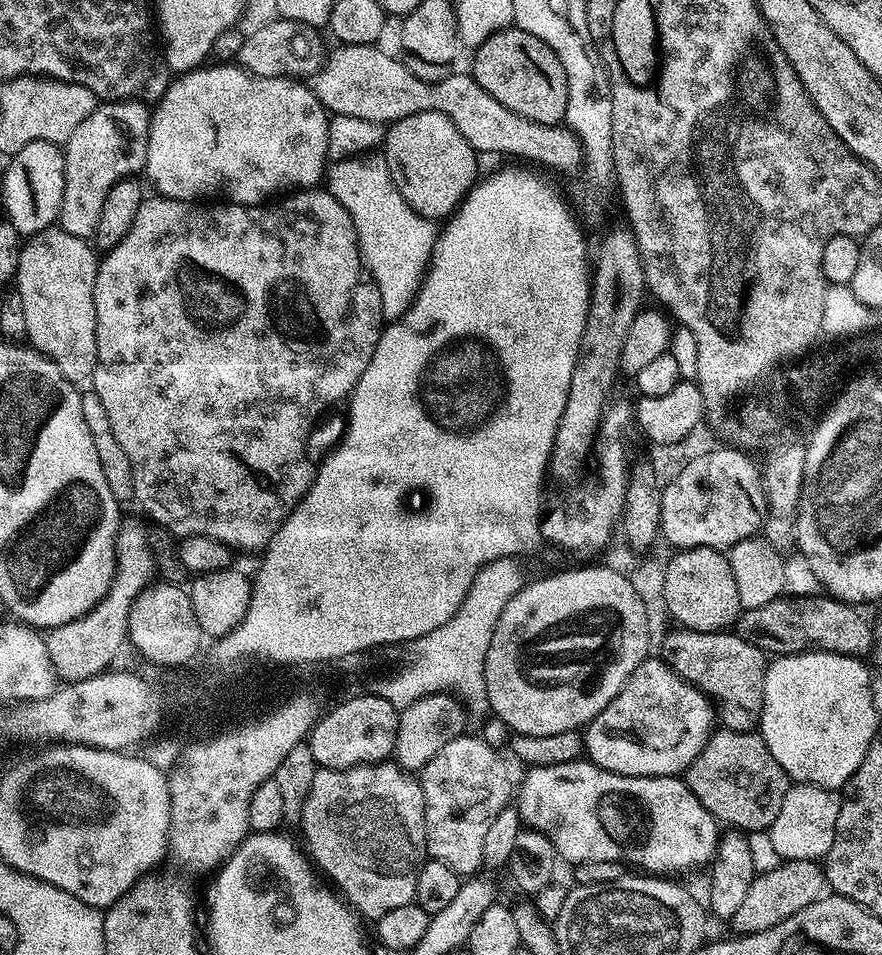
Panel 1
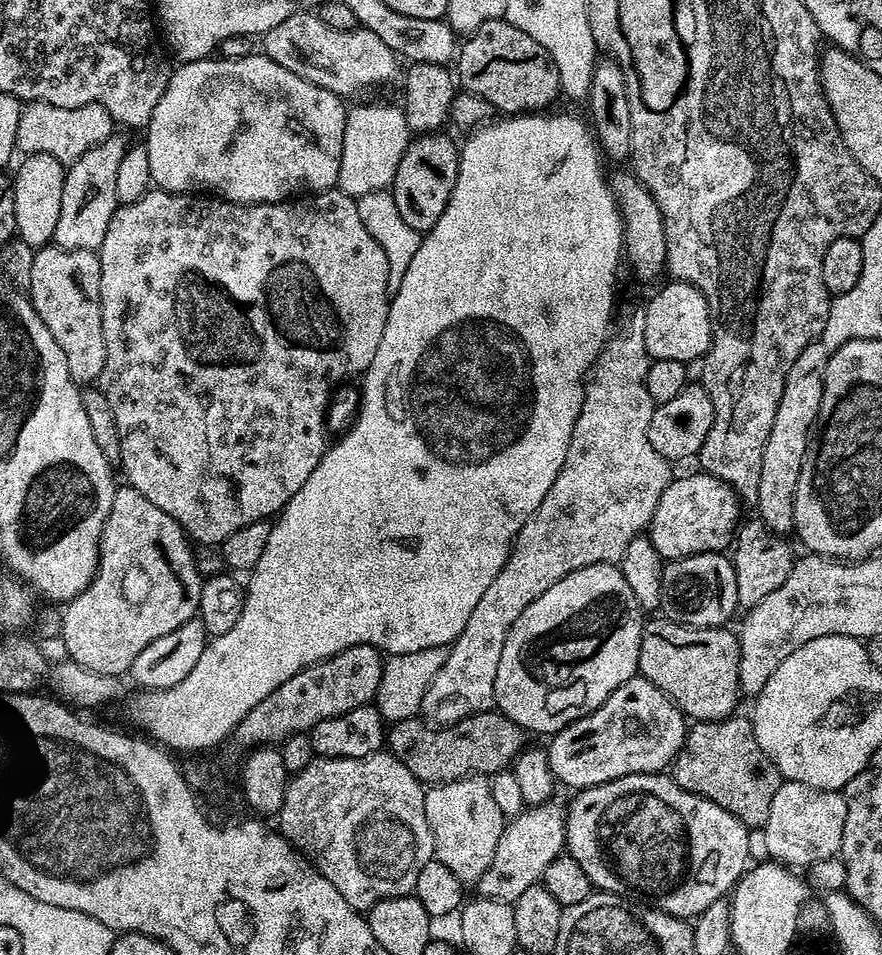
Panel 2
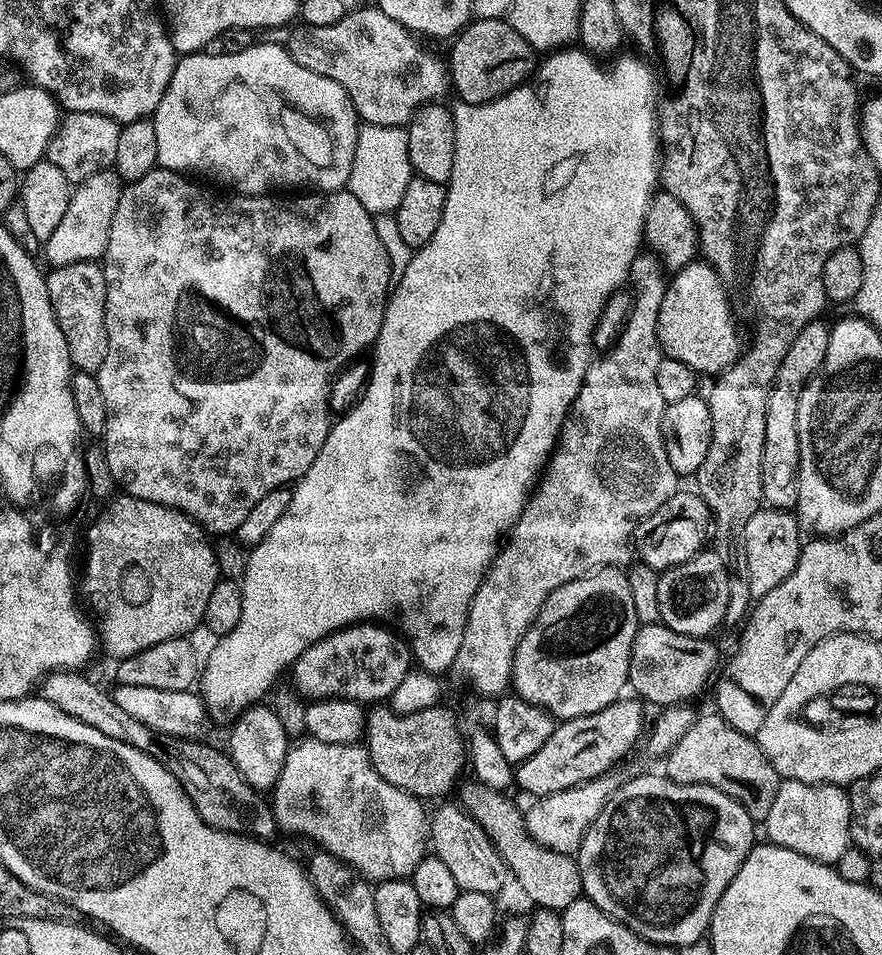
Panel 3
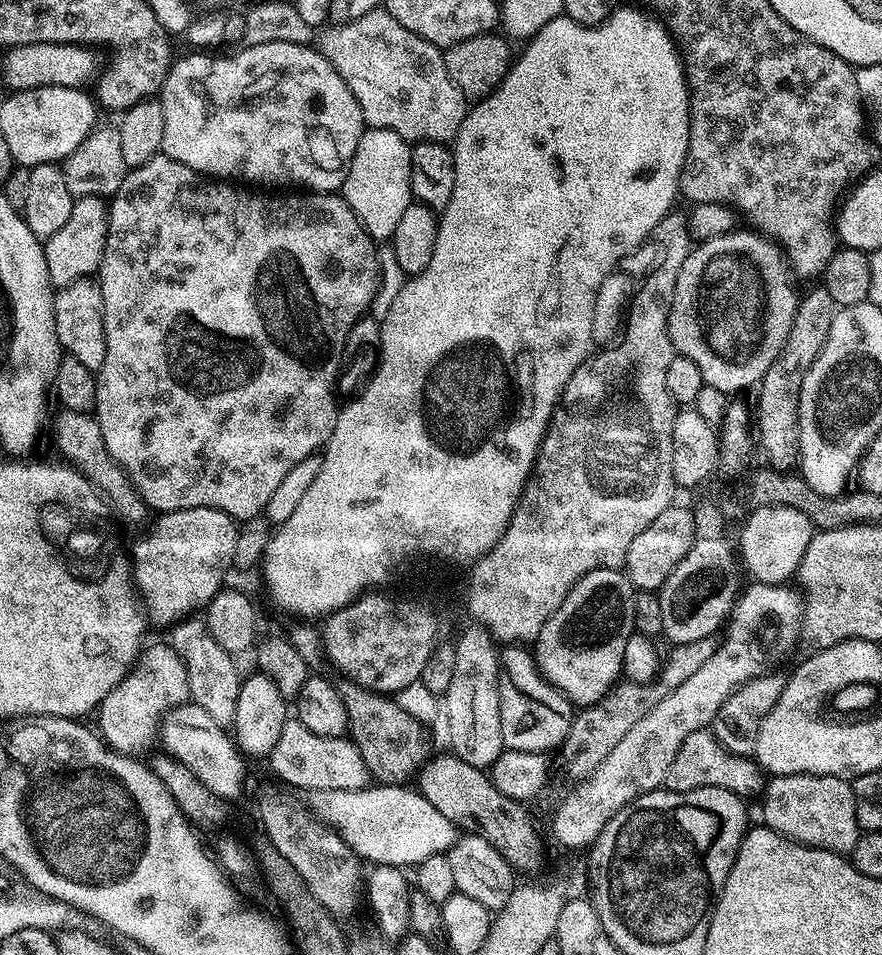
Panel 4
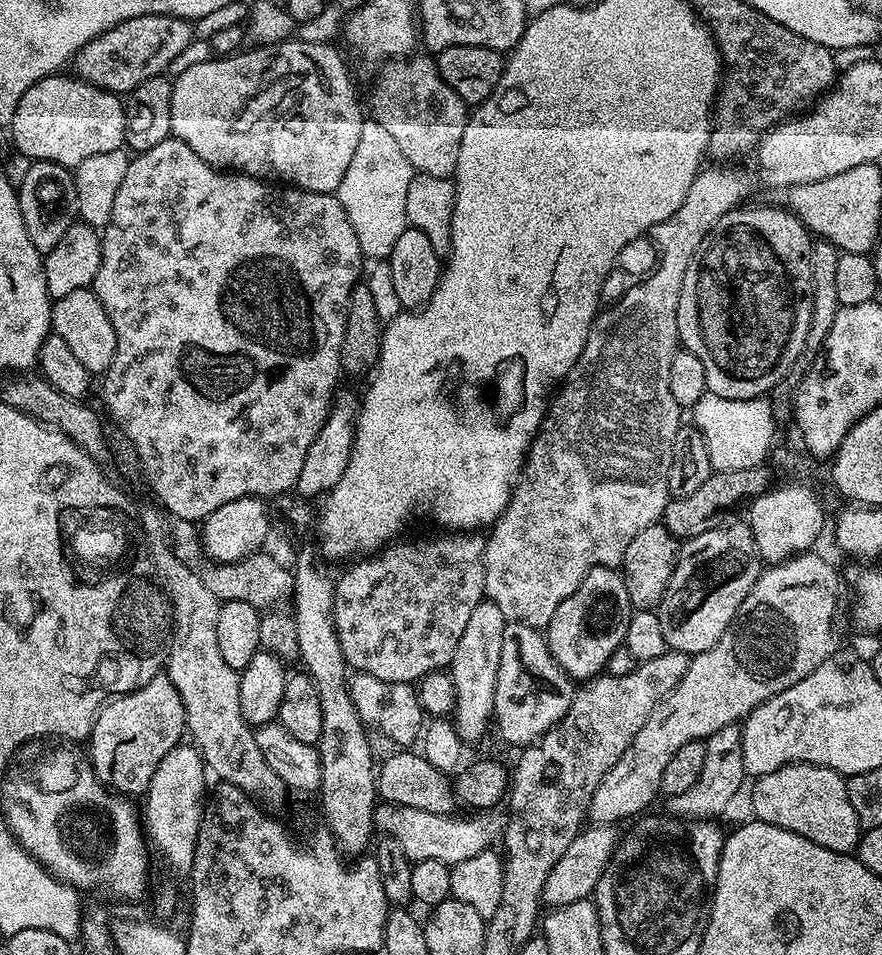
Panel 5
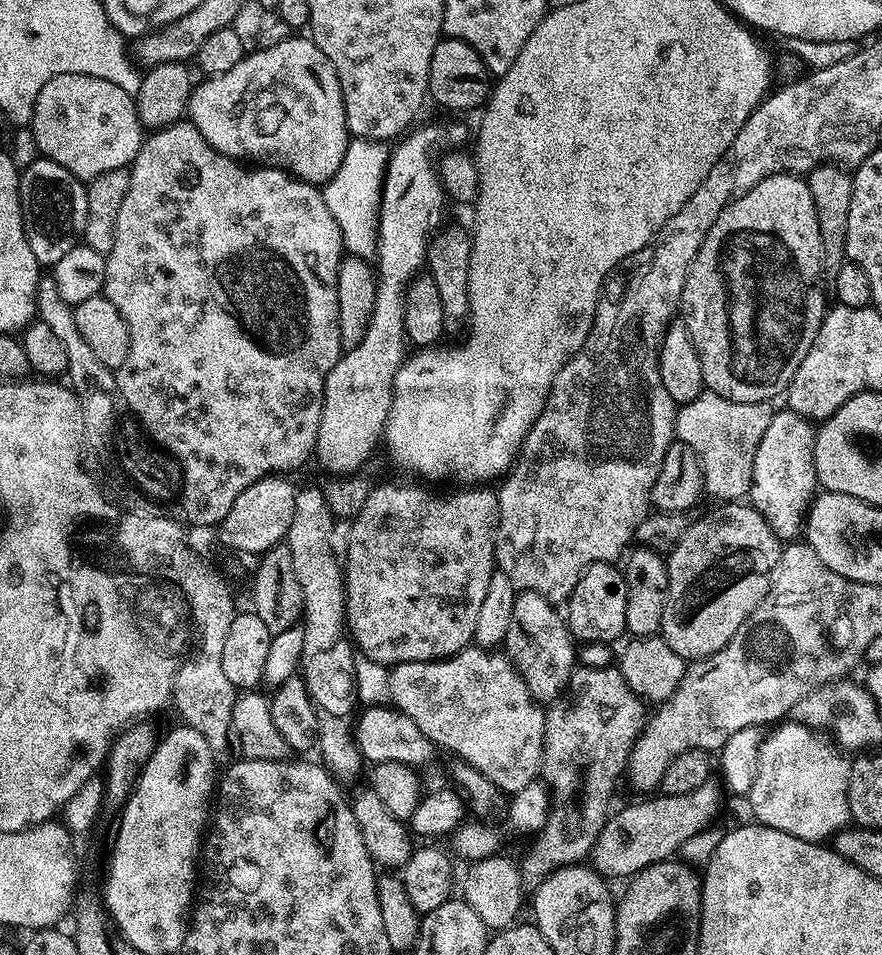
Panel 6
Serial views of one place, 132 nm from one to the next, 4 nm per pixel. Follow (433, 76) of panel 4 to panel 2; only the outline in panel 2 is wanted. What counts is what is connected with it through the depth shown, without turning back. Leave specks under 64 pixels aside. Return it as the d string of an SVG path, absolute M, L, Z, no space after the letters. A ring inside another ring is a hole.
M293 11L284 22L262 36L263 55L278 62L278 66L286 66L290 74L298 74L298 78L306 78L306 82L314 82L314 86L322 86L322 90L330 90L341 98L356 96L367 88L388 84L395 78L398 57L378 35L361 26L334 30L326 26L319 15L301 11Z

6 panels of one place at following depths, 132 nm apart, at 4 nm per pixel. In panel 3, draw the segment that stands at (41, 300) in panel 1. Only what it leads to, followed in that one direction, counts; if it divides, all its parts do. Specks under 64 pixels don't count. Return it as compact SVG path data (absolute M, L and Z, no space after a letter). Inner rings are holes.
M87 260L53 267L47 273L44 286L48 292L52 313L66 338L73 365L81 372L95 373L106 362L108 339L104 325L106 278L99 263Z

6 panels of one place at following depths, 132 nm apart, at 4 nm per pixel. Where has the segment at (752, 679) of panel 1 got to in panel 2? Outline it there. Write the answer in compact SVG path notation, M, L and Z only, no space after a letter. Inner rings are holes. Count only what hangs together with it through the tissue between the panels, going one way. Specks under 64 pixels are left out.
M667 618L649 619L642 630L640 643L639 675L645 676L658 690L662 690L693 721L726 720L737 711L736 703L742 700L740 691L740 642L731 627L692 628L688 624L675 624Z

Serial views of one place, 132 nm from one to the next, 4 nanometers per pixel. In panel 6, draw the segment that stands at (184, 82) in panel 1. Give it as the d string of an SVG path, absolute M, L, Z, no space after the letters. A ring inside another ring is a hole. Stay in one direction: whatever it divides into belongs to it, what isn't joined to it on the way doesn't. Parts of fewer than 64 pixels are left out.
M300 34L289 36L292 36L289 40L280 40L277 44L270 45L269 48L264 46L259 50L249 51L240 59L238 66L234 66L231 70L226 70L226 74L201 79L201 84L199 81L193 87L192 98L188 101L188 112L190 113L191 123L195 124L202 134L202 138L206 138L206 142L210 142L210 146L214 146L214 150L218 150L223 156L231 156L237 162L251 162L256 166L279 168L298 180L307 180L309 184L324 186L342 166L343 156L347 152L350 141L350 133L346 126L344 103L342 102L342 90L340 89L334 66L326 58L326 54L322 54L322 50L318 50L316 43L310 38L304 37L303 40L300 37L303 35Z

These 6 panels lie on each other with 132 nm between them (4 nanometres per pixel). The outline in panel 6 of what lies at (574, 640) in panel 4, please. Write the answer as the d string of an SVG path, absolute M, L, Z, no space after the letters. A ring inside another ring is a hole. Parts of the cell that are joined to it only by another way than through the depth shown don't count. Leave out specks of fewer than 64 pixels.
M615 563L591 564L566 601L566 623L573 637L593 644L616 642L620 635L625 635L627 589L623 571Z

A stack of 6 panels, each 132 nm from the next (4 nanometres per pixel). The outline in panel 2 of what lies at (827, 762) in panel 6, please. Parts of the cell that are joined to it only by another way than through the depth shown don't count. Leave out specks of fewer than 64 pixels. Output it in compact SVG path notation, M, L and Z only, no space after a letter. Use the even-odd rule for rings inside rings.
M784 780L778 786L778 794L774 794L774 802L770 802L770 818L766 818L762 829L762 847L773 861L796 870L804 870L822 858L830 858L839 853L842 846L842 826L846 826L846 802L840 792Z

